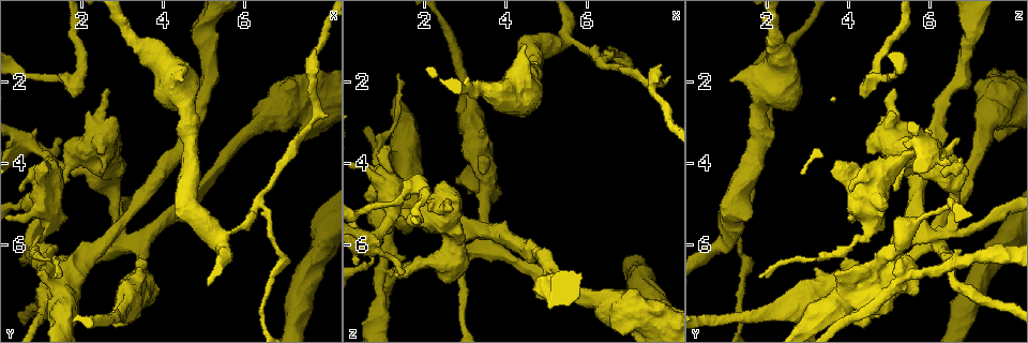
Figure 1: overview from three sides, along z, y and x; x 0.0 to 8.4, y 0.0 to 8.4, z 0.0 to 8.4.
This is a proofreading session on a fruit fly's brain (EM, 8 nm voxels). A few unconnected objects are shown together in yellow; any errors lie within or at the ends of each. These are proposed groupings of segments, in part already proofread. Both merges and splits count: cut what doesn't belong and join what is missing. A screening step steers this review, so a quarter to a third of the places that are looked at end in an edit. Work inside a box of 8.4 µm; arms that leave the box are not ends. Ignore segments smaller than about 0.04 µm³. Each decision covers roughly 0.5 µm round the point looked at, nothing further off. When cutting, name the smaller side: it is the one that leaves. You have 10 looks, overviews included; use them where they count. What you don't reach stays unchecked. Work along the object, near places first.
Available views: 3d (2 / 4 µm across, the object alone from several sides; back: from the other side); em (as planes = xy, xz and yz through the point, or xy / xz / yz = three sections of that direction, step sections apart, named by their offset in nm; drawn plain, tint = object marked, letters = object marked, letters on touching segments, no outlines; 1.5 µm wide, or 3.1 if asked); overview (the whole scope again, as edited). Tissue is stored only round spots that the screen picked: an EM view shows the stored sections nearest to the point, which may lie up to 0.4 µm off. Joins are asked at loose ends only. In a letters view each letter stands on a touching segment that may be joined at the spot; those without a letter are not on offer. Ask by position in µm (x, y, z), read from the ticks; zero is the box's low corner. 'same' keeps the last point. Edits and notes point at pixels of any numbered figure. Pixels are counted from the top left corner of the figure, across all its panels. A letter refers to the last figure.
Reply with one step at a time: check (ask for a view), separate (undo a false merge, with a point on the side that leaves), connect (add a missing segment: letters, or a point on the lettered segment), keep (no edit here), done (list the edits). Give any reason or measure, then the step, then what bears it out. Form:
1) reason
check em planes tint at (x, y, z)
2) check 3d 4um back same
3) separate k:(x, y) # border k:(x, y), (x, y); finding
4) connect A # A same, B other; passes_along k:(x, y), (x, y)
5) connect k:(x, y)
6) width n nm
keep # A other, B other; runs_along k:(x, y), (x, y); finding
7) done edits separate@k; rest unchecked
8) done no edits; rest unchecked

free end
check 3d 4um at (1.35, 3.95, 6.65)

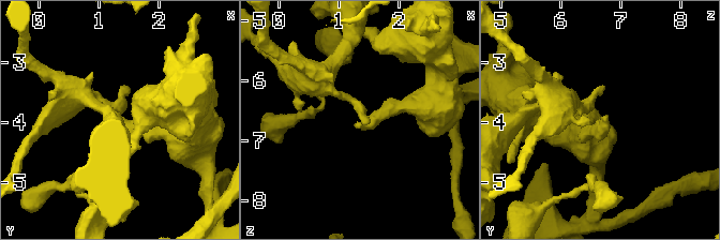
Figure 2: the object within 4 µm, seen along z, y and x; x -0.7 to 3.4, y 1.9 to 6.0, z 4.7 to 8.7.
check em xz step 4 plain at (1.30, 3.90, 6.70)

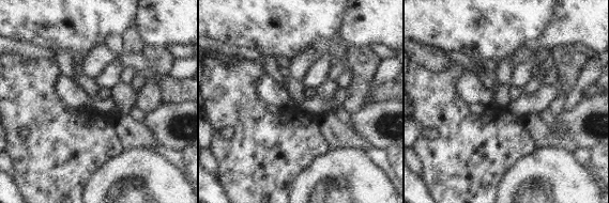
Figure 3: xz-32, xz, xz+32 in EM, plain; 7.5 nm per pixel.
check em xz step 4 letters same

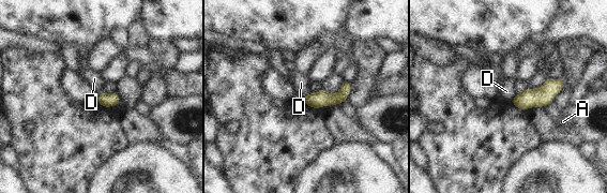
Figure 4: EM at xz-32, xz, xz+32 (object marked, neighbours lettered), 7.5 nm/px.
longest_contact D 90 nm
keep # A other, D other; border 4:(309, 92), (301, 99); none of them fits

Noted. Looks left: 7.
sharp bend
check em planes letters at (2.95, 5.80, 6.25)

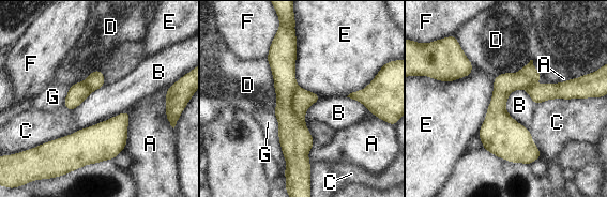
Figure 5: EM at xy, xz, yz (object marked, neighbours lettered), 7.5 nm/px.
separate 5:(294, 137) # A other, B other, C other, D other, E other, F other, G other; part_leaving 5:(292, 41), (284, 115), (307, 165); two cells meet here

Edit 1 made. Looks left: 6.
branch stops here
check 3d 4um at (1.30, 6.70, 1.85)

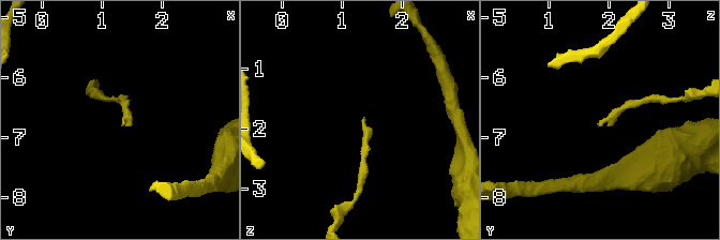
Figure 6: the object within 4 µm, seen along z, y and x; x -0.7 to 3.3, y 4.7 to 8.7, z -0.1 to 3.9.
check em planes letters at (1.35, 6.75, 1.80)

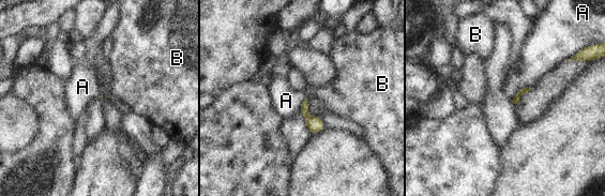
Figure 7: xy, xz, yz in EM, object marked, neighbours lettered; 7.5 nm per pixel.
keep # A other, B other; border 7:(531, 87), (523, 87), (512, 100); no lettered segment goes on from it

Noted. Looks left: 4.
sharp bend
check em xy step 8 letters at (5.35, 5.75, 1.05)

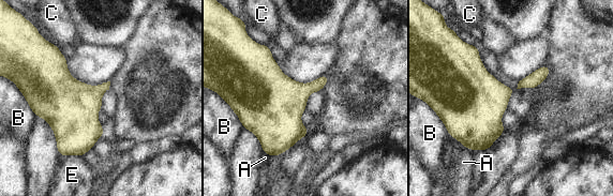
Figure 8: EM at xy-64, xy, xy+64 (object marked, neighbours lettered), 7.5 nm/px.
keep # A other, B other, C other, E other; all the same cell

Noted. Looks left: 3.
done edits separate@5; rest unchecked

